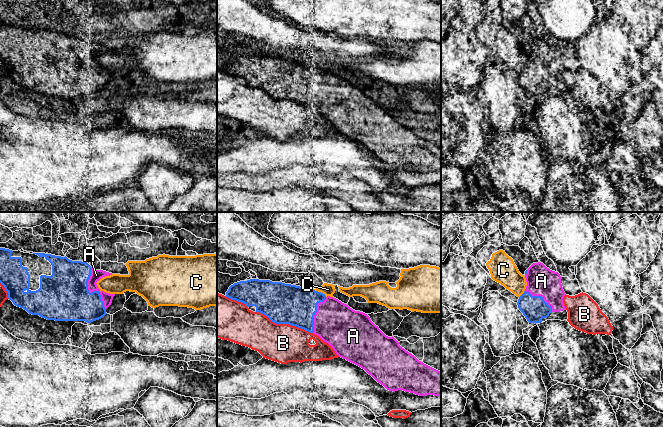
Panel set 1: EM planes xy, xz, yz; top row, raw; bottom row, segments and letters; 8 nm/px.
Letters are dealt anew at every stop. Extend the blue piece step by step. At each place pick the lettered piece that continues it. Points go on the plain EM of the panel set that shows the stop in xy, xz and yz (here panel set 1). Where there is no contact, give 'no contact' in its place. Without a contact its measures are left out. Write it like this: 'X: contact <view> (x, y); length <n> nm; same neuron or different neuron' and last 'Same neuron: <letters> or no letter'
A: contact xy (92, 68); length 360 nm; same neuron
B: contact xz (284, 99); length 480 nm; different neuron
C: contact xz (317, 67); length 150 nm; different neuron
Same neuron: A

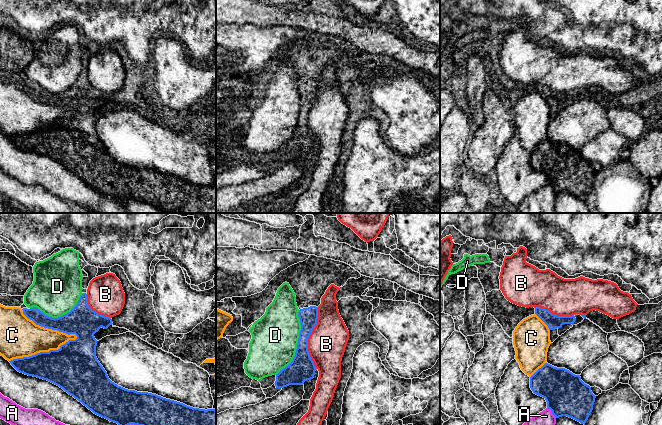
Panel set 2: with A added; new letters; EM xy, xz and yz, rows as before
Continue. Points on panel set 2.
A: contact yz (552, 188); length 120 nm; different neuron
B: contact xz (308, 113); length 500 nm; different neuron
C: contact xy (43, 128); length 600 nm; different neuron
D: contact xz (298, 119); length 550 nm; different neuron
Same neuron: no letter

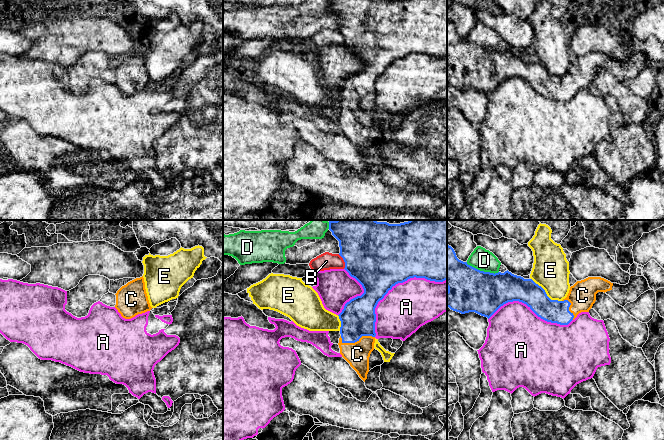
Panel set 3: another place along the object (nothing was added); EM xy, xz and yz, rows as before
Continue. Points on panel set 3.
A: contact xz (394, 61); length 750 nm; different neuron
B: contact xz (344, 37); length 130 nm; different neuron
C: contact xz (356, 117); length 280 nm; same neuron
D: contact yz (482, 47); length 280 nm; different neuron
E: contact yz (545, 69); length 320 nm; different neuron
Same neuron: C

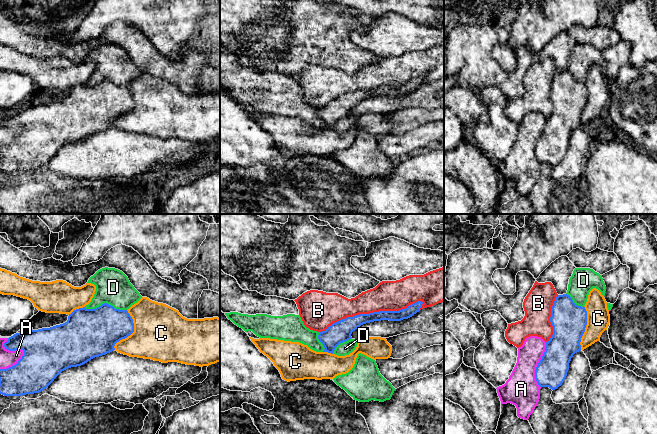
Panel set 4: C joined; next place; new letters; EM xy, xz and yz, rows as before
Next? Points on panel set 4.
A: contact yz (537, 141); length 380 nm; different neuron
B: contact xz (371, 89); length 850 nm; different neuron
C: contact xy (132, 108); length 340 nm; different neuron
D: contact xy (105, 79); length 340 nm; different neuron
Same neuron: no letter

